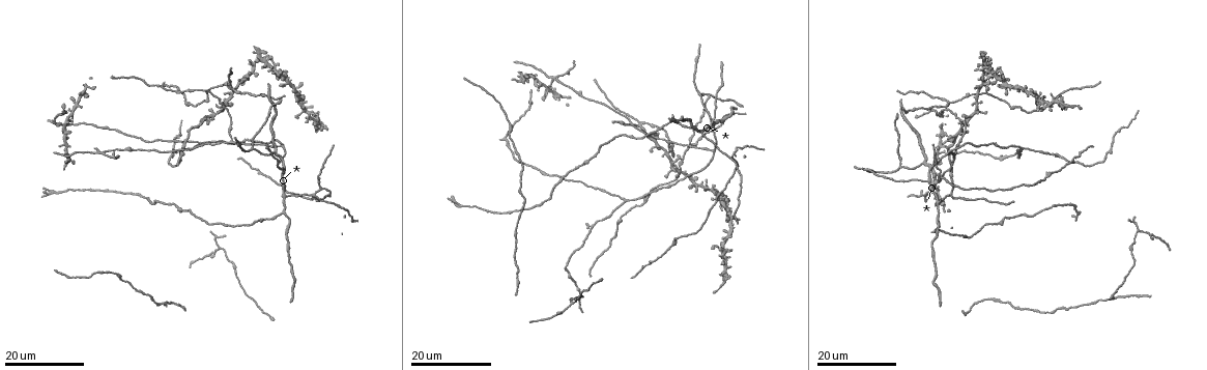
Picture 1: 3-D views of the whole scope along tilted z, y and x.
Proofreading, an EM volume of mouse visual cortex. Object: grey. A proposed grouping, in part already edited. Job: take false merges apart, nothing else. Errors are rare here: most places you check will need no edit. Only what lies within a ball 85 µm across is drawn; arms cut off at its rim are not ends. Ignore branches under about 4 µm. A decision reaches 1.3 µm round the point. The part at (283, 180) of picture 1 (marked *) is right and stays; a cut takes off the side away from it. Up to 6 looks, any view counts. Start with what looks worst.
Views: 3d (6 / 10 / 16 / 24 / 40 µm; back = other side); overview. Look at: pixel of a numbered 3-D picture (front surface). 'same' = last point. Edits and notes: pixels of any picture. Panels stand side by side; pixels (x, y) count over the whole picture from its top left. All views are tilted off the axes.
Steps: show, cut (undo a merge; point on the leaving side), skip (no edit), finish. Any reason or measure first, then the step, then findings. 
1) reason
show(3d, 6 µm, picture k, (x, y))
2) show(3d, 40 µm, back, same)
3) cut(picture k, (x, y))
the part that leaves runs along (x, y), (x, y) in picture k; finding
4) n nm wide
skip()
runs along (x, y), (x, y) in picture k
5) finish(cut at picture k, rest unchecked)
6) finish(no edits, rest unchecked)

small branch off a trunk
show(3d, 16 µm, picture 1, (102, 151))

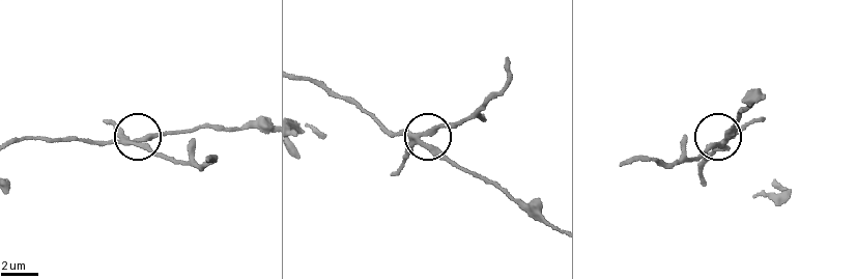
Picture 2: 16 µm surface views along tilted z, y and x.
show(3d, 10 µm, picture 2, (132, 145))

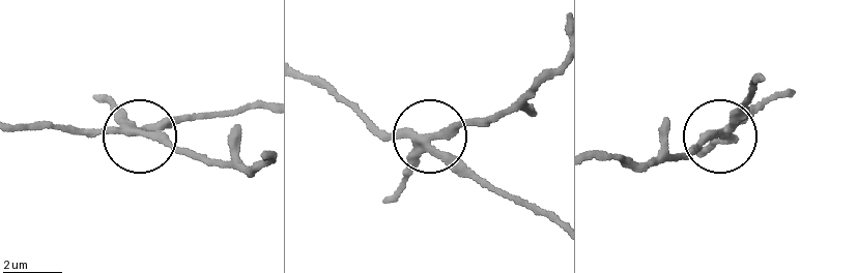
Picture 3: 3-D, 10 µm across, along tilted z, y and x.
4 arms
cut(picture 3, (119, 108))
the part that leaves runs along (132, 126), (209, 158), (265, 167) in picture 3; two cells meet here

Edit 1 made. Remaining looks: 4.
show(overview)

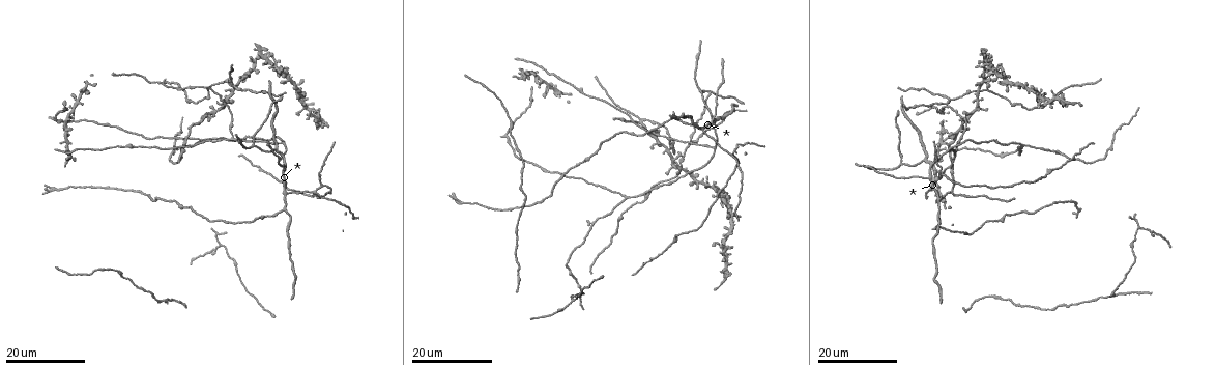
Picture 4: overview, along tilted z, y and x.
three arms meet
show(3d, 24 µm, picture 4, (224, 102))

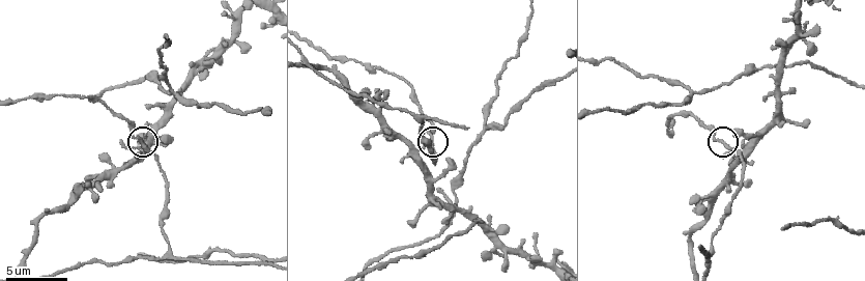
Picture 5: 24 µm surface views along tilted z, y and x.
show(3d, 10 µm, picture 5, (143, 147))

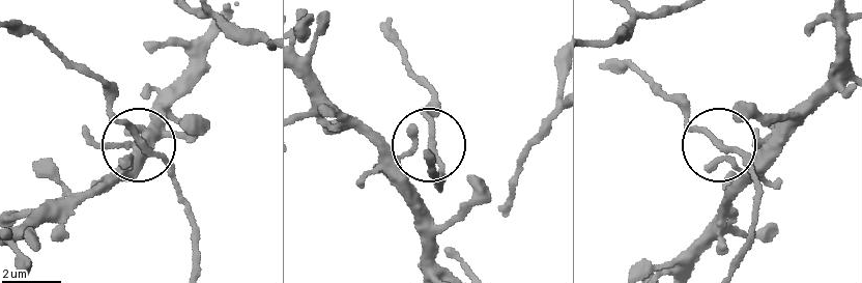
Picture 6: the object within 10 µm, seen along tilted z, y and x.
3 arms
skip()
runs along (192, 273), (187, 203), (91, 74) in picture 6; all the same cell

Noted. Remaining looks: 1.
three arms meet
show(3d, 6 µm, picture 5, (169, 250))

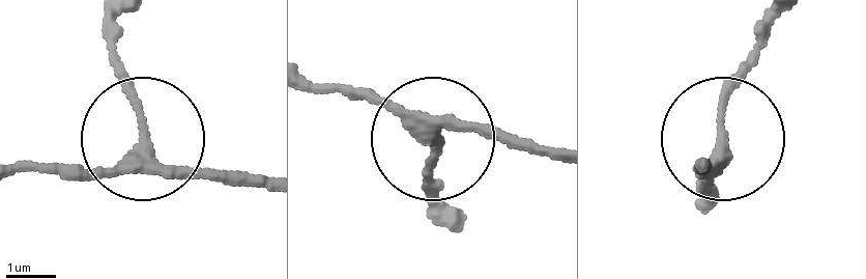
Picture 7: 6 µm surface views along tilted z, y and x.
skip()
runs along (560, 160), (463, 124), (430, 132), (339, 88) in picture 7; one cell here

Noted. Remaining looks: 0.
finish(cut at picture 3, rest unchecked)

